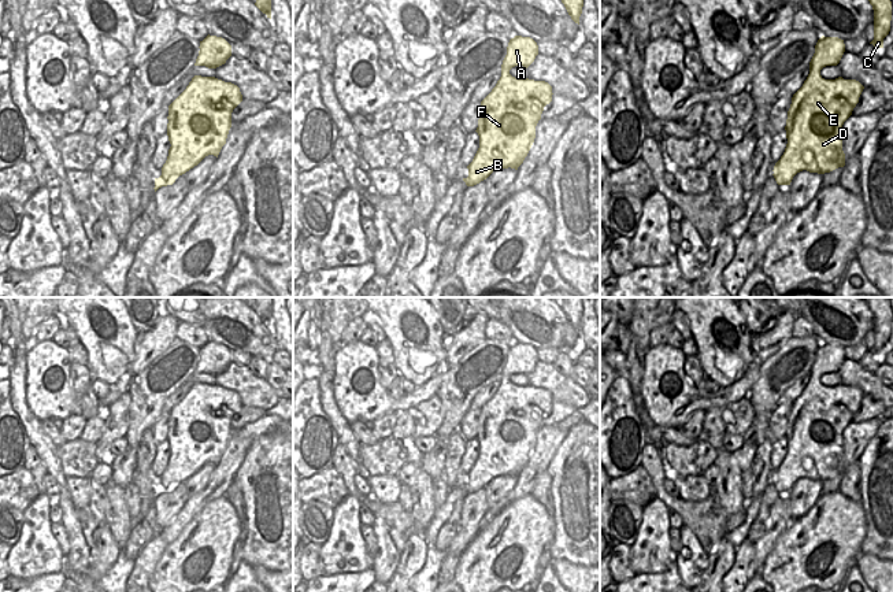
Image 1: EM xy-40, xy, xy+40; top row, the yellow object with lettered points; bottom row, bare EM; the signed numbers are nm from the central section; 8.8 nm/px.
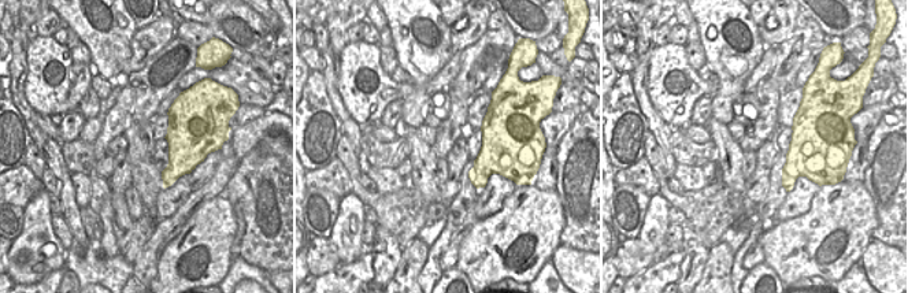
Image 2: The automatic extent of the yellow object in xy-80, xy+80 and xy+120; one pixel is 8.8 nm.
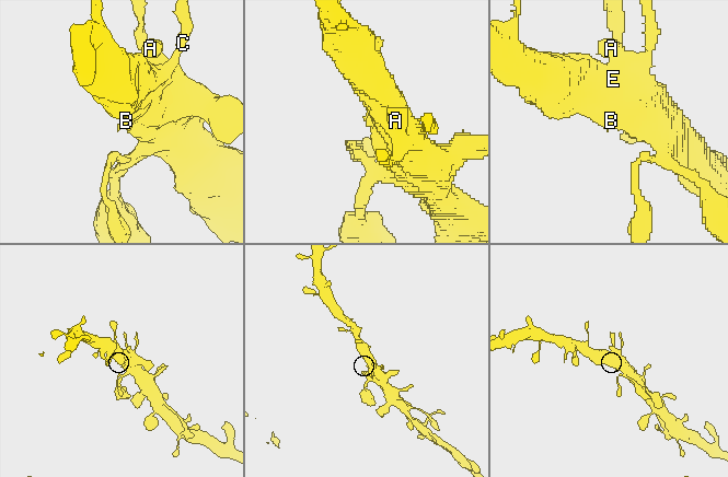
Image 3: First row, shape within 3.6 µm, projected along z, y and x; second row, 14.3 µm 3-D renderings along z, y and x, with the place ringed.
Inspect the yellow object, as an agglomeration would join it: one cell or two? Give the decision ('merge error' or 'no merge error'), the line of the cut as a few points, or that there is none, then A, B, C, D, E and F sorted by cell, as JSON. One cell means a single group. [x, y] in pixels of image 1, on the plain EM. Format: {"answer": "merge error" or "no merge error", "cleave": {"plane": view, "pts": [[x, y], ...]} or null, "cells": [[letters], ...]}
{"answer": "no merge error", "cleave": null, "cells": [["A", "B", "C", "D", "E", "F"]]}

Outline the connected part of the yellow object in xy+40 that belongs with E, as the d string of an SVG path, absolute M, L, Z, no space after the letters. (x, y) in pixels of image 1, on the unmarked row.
M822 343L809 369L809 381L803 393L793 402L786 426L788 451L783 462L774 473L774 485L778 492L790 492L793 484L807 477L825 481L845 473L842 458L842 432L852 422L864 393L856 386L825 386L820 377L837 373L845 359L844 347Z

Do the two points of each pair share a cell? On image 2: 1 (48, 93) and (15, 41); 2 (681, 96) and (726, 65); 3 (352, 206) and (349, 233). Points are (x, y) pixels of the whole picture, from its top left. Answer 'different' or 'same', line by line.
1: different
2: different
3: same

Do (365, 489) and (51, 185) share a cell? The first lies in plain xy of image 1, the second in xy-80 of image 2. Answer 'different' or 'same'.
same

